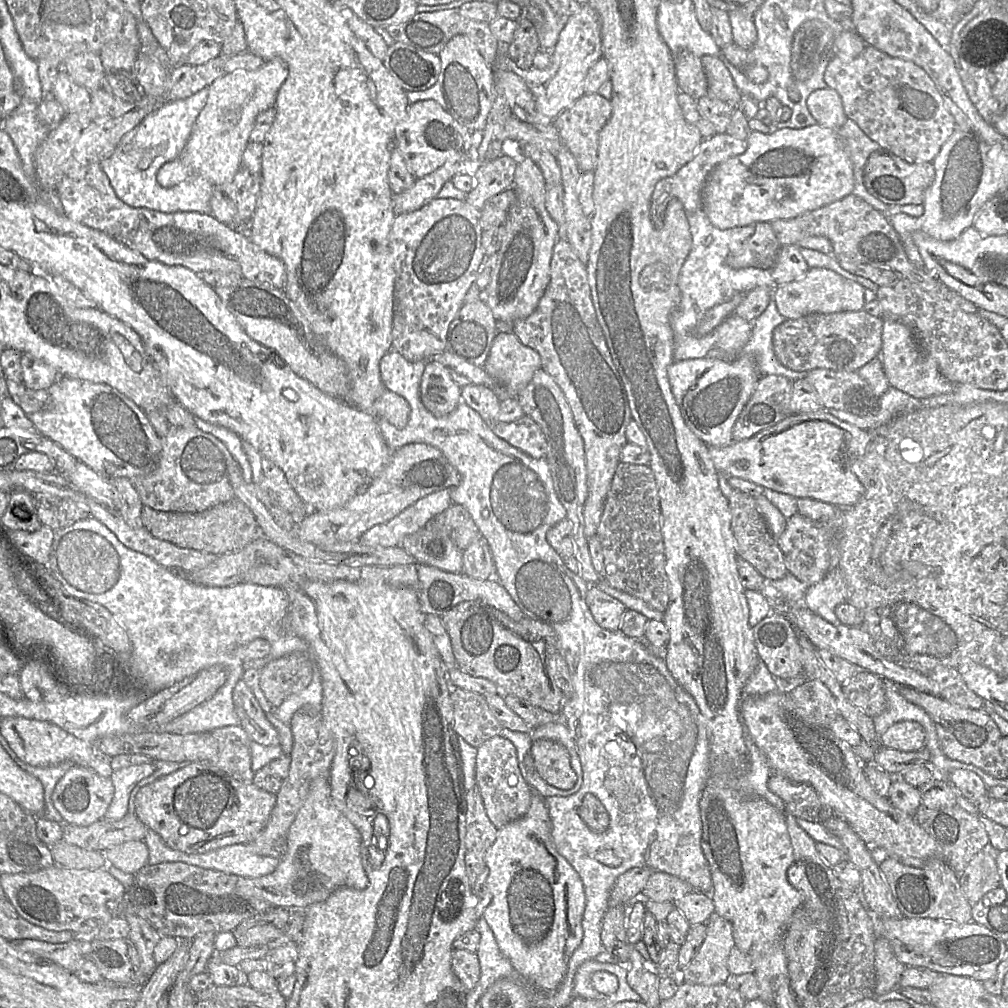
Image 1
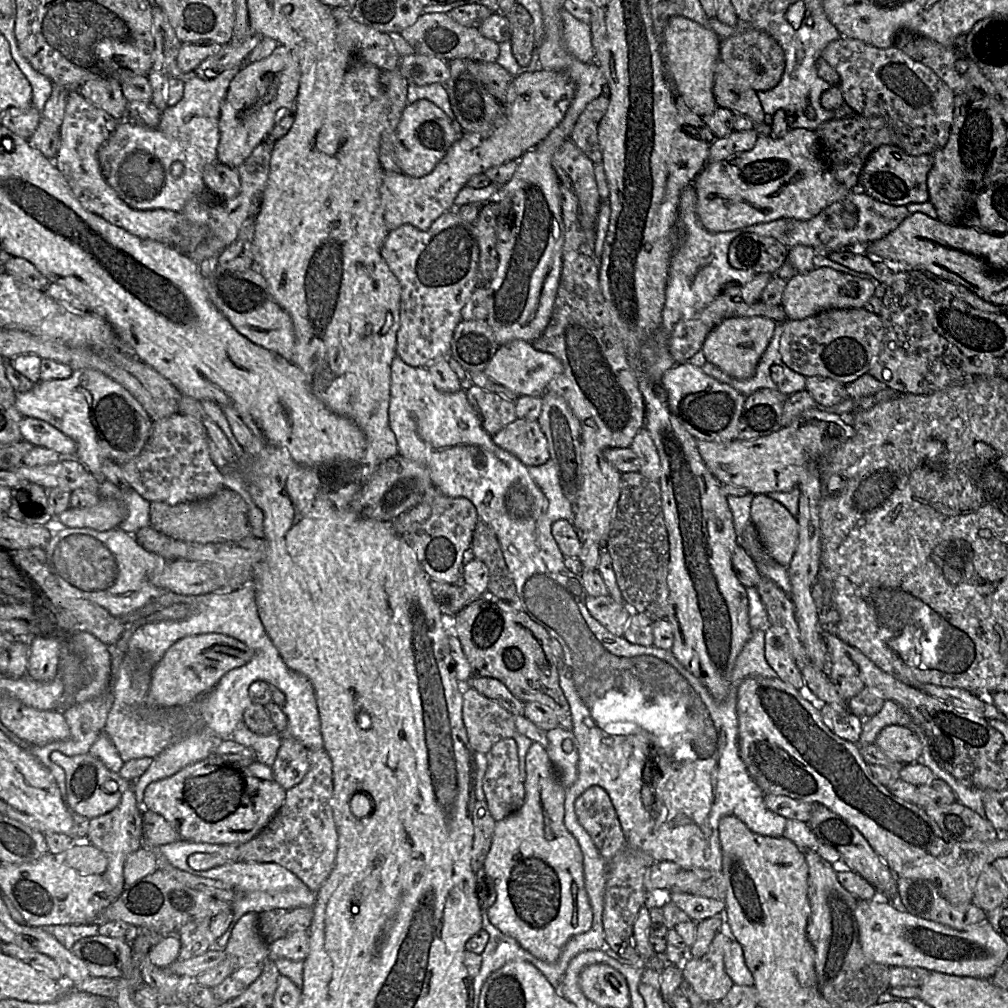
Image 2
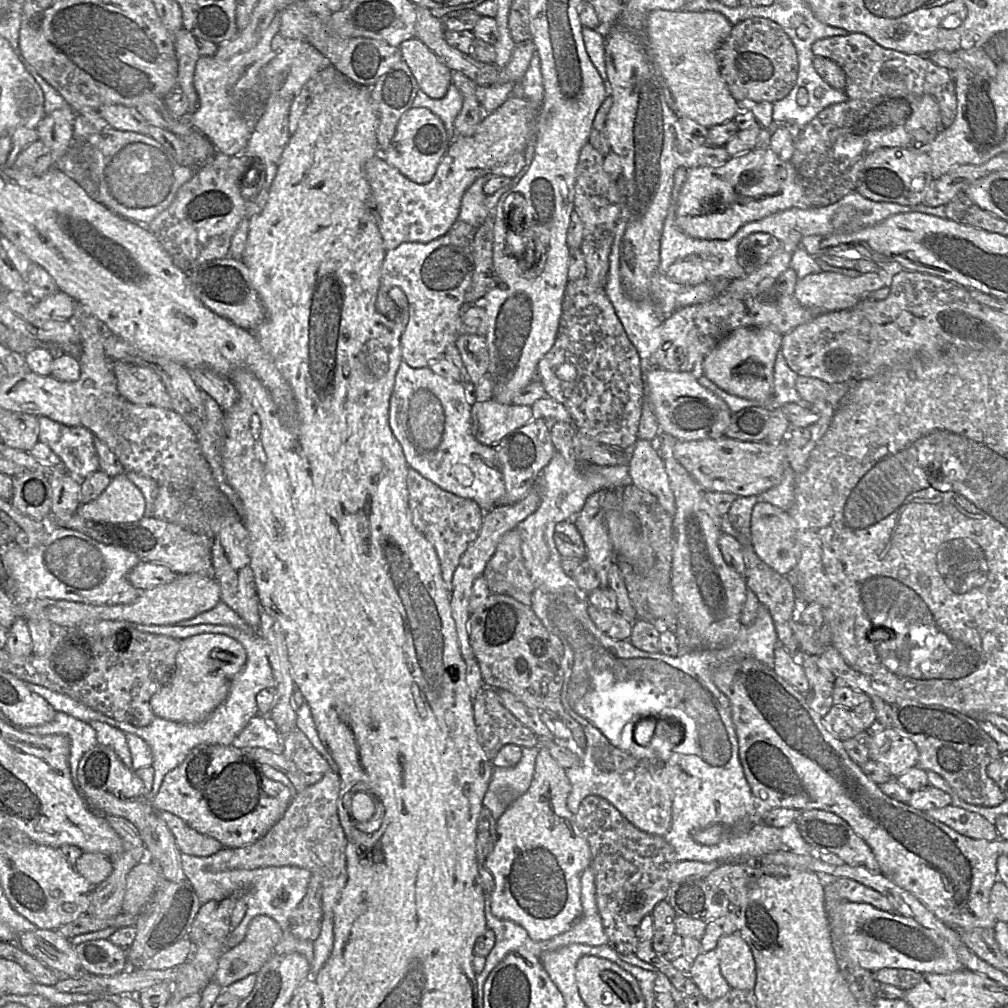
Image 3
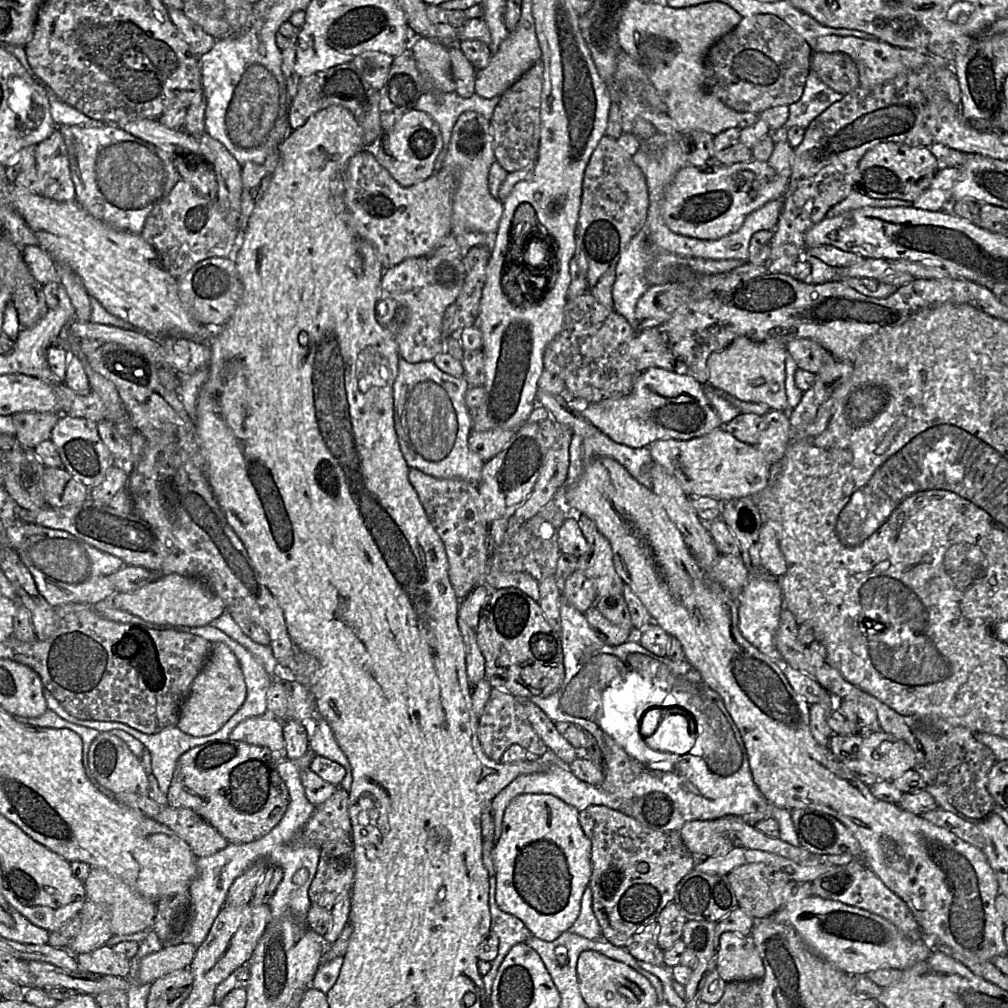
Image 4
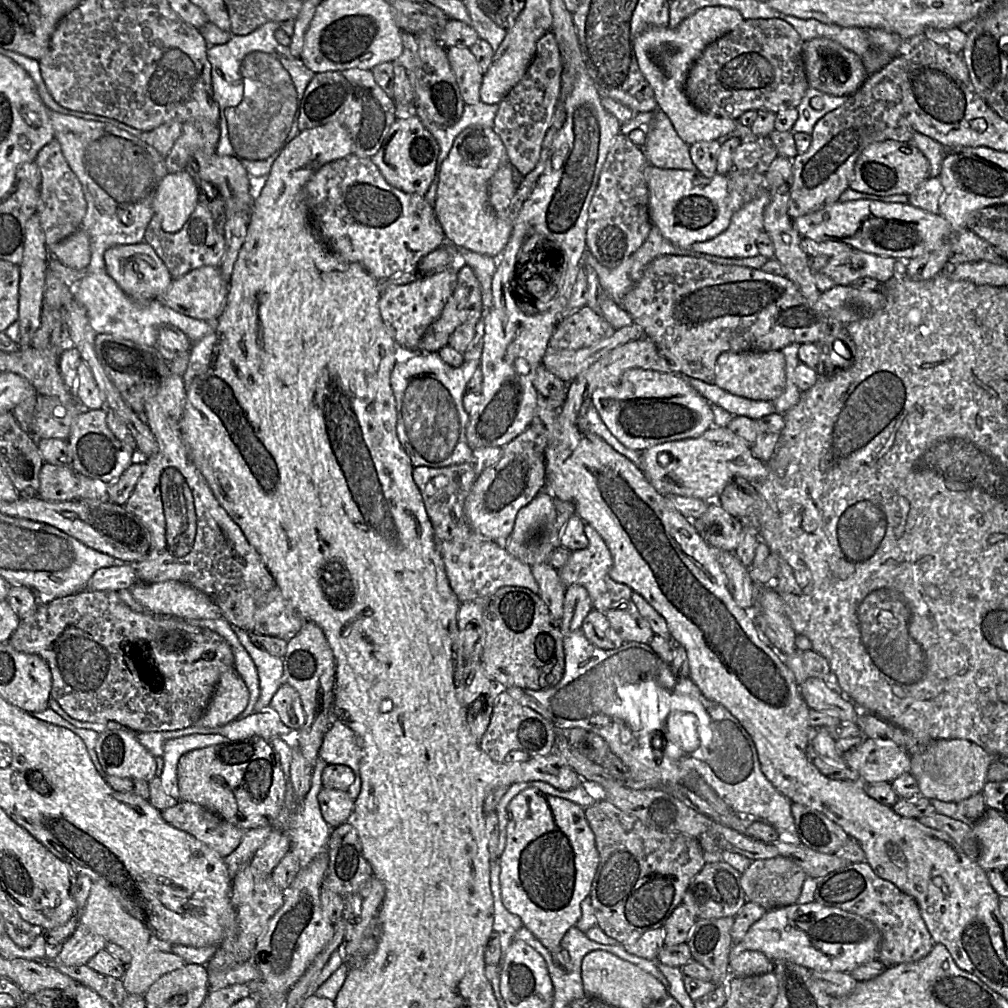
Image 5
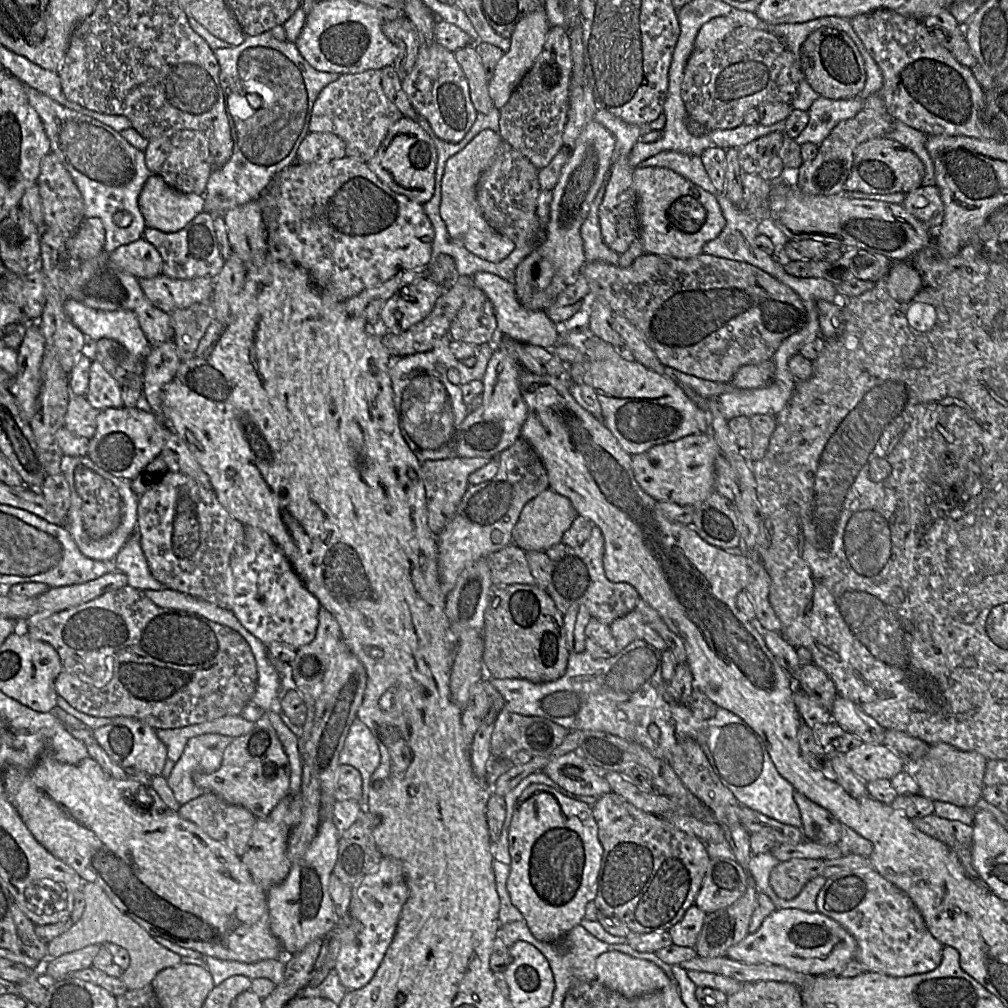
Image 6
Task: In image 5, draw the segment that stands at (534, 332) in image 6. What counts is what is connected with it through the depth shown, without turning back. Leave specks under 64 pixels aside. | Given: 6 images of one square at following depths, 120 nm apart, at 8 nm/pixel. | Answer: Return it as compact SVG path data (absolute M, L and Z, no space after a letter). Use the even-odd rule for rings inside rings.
M466 248L460 249L465 263L474 271L481 287L484 313L492 305L492 279L497 268L497 258L483 255Z

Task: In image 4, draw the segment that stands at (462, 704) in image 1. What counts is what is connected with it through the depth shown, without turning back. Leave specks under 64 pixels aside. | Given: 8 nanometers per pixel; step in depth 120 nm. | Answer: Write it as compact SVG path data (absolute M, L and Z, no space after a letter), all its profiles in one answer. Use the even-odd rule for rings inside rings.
M491 687L489 700L478 718L477 736L484 753L493 761L500 761L507 748L519 744L529 756L546 757L548 763L558 762L530 724L521 700L498 688Z

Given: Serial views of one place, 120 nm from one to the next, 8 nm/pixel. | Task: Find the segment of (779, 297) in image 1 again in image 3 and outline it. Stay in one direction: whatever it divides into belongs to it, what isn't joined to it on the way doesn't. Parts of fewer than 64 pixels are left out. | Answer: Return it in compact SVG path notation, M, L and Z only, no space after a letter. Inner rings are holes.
M822 271L816 274L809 274L800 280L798 279L793 296L802 306L814 314L822 314L853 309L863 299L865 294L875 292L885 286L889 287L889 279L879 273L862 274L857 278L852 278L830 271Z

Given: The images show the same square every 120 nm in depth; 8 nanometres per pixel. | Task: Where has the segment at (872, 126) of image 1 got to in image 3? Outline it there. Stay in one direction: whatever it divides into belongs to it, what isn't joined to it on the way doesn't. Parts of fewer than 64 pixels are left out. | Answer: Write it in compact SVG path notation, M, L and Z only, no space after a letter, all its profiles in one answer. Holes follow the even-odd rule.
M862 33L832 36L817 40L812 45L815 56L835 61L845 72L845 94L849 99L864 100L893 92L931 95L939 105L942 130L955 120L957 98L953 73L935 64L929 55L907 54L880 46Z

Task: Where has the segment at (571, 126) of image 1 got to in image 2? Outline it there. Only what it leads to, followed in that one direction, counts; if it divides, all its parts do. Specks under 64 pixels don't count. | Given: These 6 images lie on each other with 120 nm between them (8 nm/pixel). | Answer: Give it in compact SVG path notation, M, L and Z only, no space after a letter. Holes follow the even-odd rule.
M600 95L591 101L579 116L570 135L572 141L595 164L602 162L598 125L607 112L610 97Z

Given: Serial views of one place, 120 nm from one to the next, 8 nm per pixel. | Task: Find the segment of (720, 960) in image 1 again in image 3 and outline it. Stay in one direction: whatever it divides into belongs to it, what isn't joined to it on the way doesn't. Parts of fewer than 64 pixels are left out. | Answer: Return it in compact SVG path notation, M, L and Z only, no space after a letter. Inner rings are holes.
M716 949L699 954L691 964L689 976L702 997L709 1001L723 997L731 989L720 972Z

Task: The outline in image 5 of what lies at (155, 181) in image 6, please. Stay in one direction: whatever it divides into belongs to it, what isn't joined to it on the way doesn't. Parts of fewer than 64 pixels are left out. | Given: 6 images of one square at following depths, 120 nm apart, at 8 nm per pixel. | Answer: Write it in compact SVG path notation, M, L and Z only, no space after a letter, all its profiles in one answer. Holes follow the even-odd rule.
M189 172L168 173L160 181L153 201L154 214L159 217L162 229L168 233L181 230L199 203L199 196L198 185Z

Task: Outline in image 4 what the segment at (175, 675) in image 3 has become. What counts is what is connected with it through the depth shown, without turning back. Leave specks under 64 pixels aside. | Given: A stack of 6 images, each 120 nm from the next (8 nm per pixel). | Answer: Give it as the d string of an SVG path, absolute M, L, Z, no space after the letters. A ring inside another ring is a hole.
M212 643L207 662L181 704L177 727L192 736L213 734L237 712L245 699L246 684L238 659L226 644Z

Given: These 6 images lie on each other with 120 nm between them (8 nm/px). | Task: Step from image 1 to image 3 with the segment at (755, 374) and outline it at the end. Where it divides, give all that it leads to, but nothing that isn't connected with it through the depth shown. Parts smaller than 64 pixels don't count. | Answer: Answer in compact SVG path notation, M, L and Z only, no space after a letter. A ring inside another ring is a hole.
M659 367L652 368L645 376L645 397L649 399L656 416L659 430L675 437L678 441L718 439L725 435L732 412L727 404L716 394L703 387L698 380L685 371L668 371Z

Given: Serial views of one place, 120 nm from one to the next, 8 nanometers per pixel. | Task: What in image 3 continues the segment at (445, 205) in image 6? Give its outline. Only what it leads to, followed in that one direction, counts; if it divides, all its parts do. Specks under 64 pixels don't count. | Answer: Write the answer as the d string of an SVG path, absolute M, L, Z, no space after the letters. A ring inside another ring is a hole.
M452 71L452 85L454 85L463 96L463 106L455 121L455 138L473 135L486 113L476 96L477 85L468 77L458 71Z

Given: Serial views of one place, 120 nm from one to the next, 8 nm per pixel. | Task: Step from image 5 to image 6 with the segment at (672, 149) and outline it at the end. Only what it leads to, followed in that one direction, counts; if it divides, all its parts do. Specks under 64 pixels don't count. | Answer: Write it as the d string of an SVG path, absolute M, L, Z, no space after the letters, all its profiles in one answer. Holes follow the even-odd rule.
M662 151L638 164L638 167L670 169L710 194L717 195L699 156L674 151Z

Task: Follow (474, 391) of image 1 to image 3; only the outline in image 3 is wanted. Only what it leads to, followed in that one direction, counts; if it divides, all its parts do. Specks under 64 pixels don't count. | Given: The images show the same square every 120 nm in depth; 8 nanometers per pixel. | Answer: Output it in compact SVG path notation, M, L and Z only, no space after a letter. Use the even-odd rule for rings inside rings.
M494 399L478 402L471 400L471 432L477 441L492 446L506 435L530 422L533 418L531 406L502 404Z

